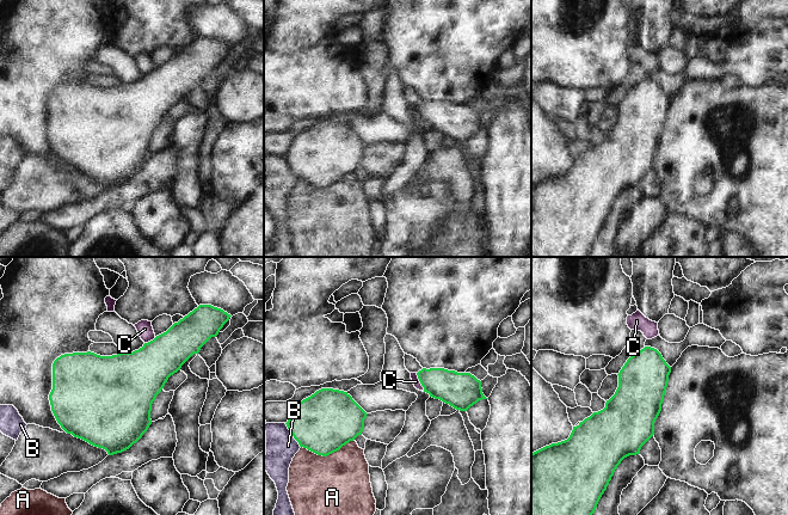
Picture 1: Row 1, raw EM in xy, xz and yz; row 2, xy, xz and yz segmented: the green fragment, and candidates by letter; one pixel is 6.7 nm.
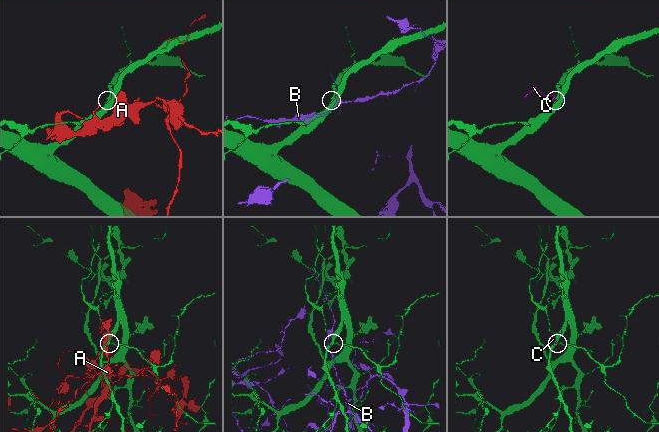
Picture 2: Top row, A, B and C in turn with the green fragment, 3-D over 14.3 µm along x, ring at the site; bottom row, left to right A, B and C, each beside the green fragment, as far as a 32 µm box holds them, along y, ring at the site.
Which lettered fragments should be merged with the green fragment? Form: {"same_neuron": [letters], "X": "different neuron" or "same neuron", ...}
{"same_neuron": [], "A": "different neuron", "B": "different neuron", "C": "different neuron"}

